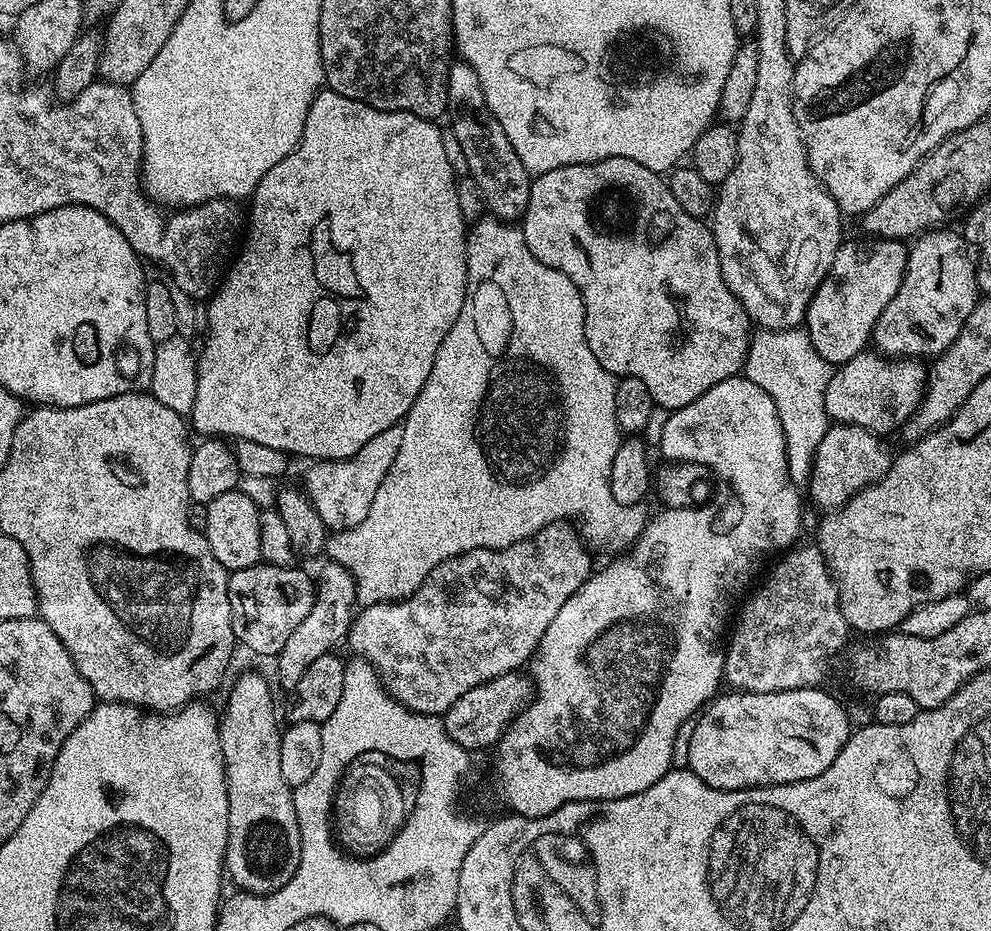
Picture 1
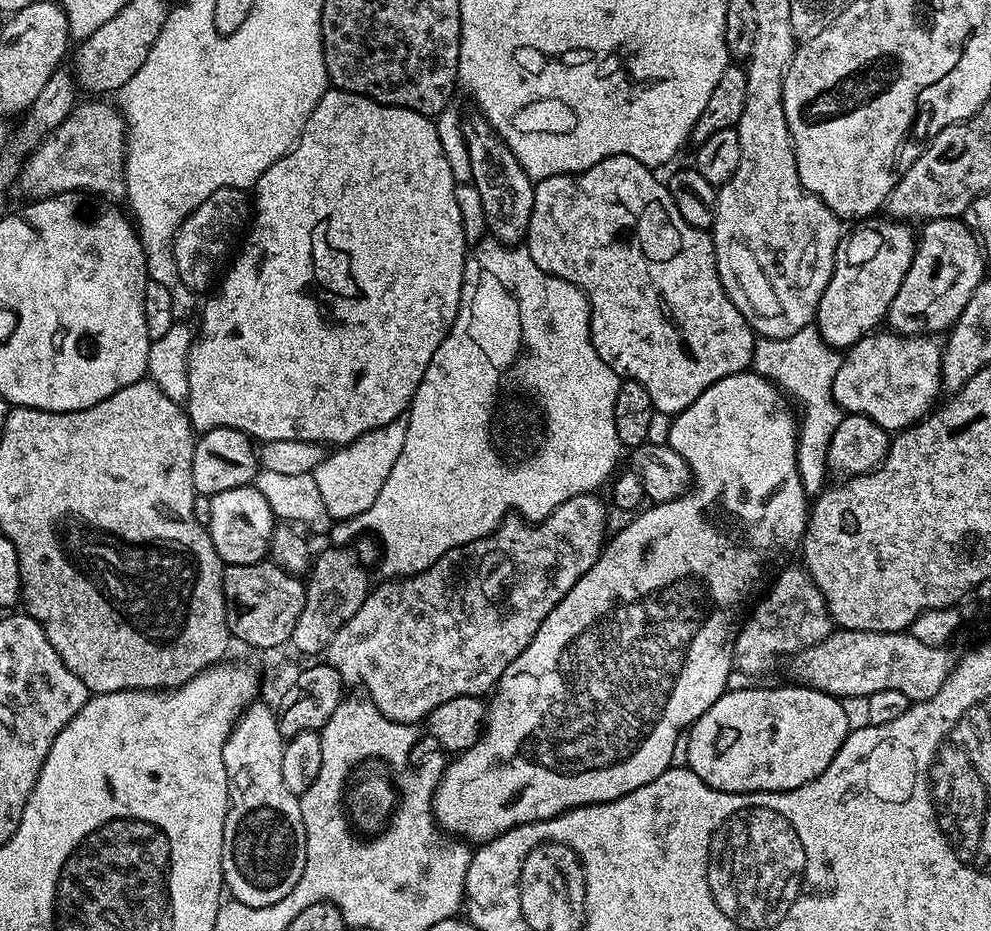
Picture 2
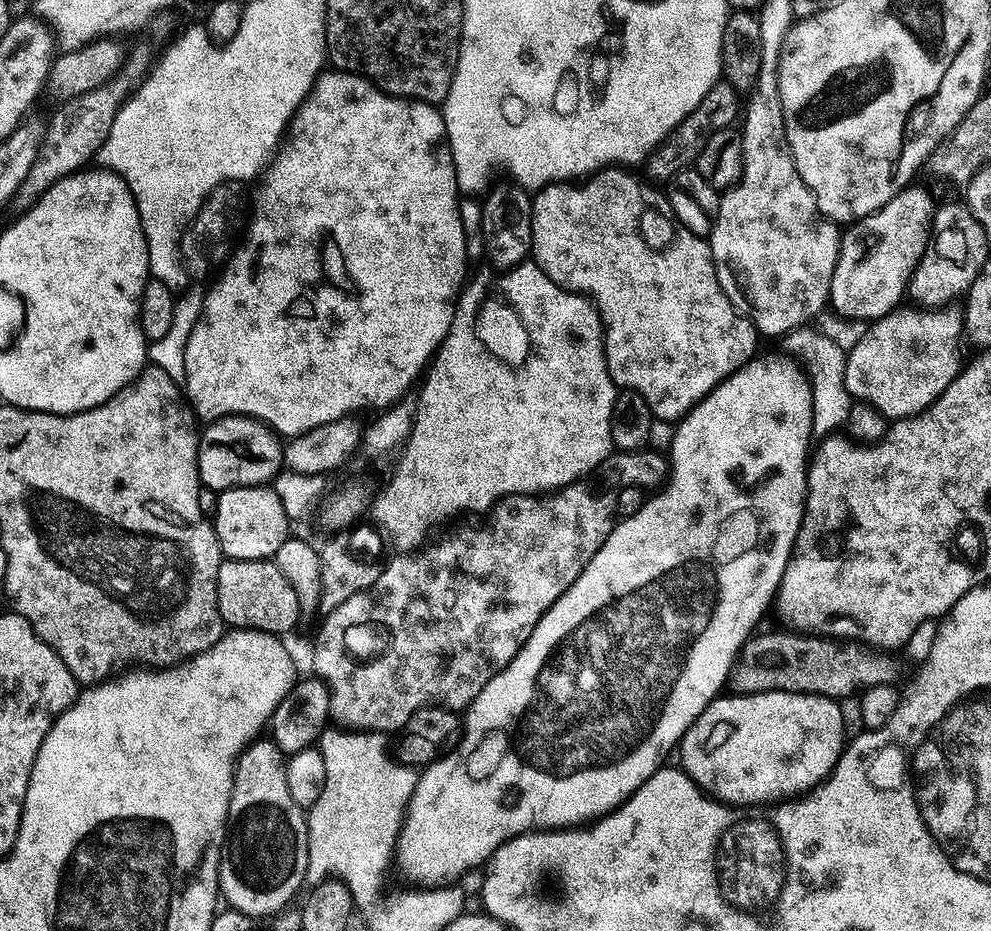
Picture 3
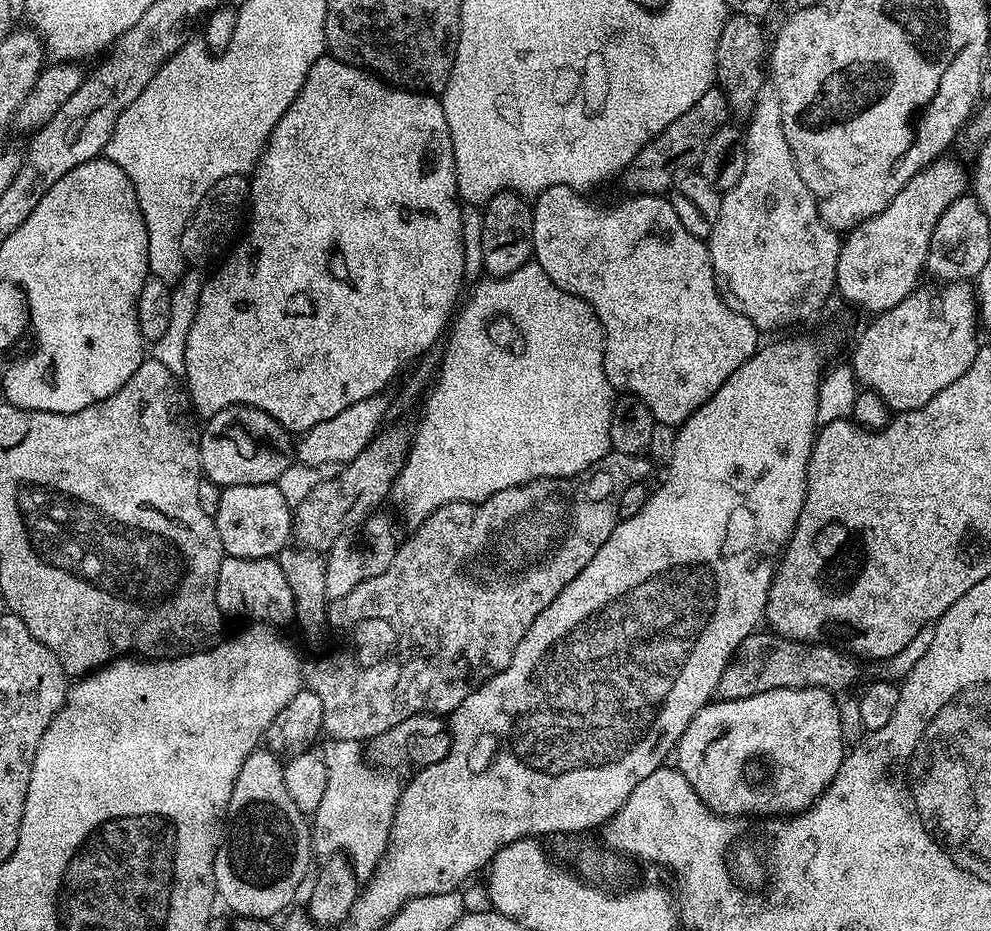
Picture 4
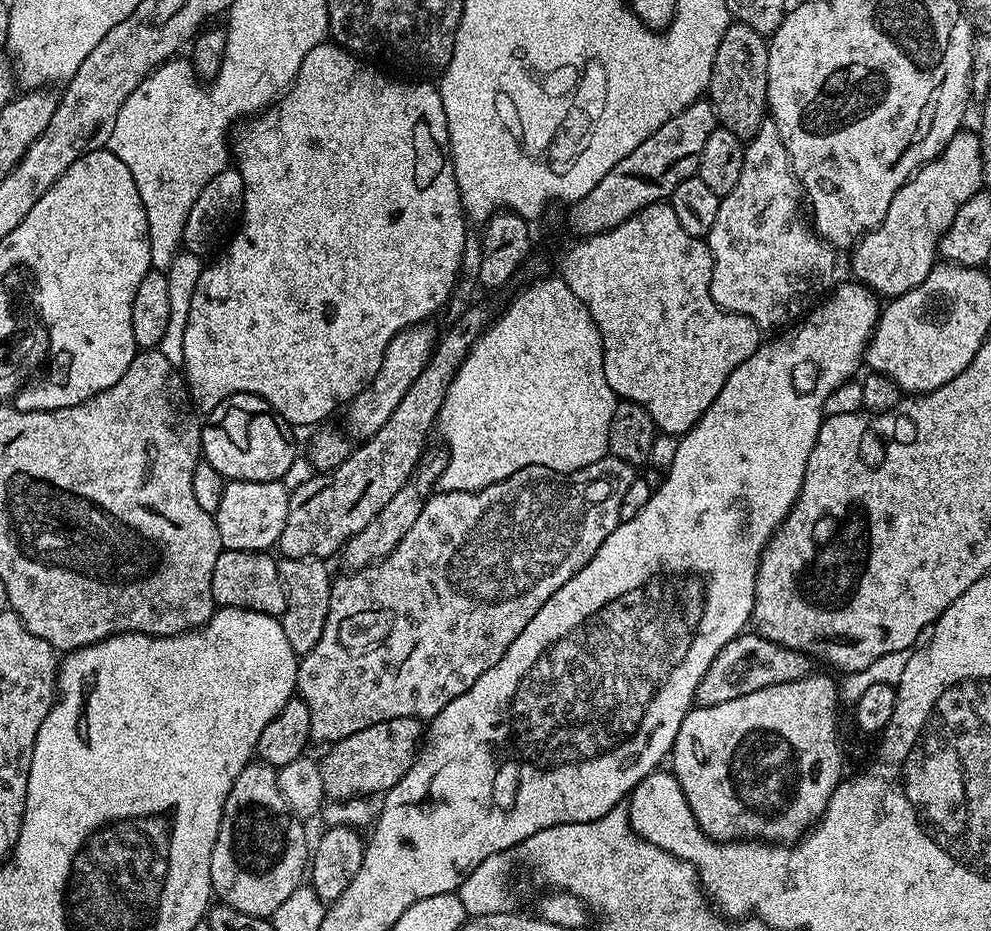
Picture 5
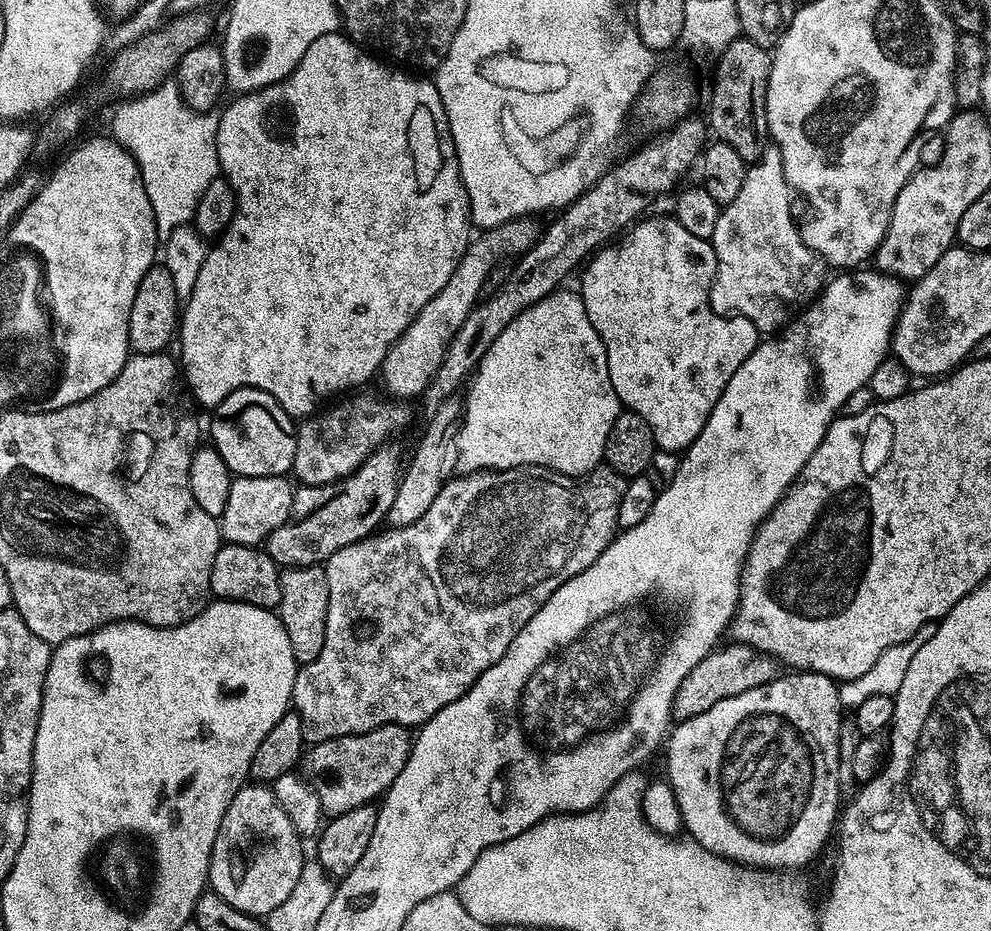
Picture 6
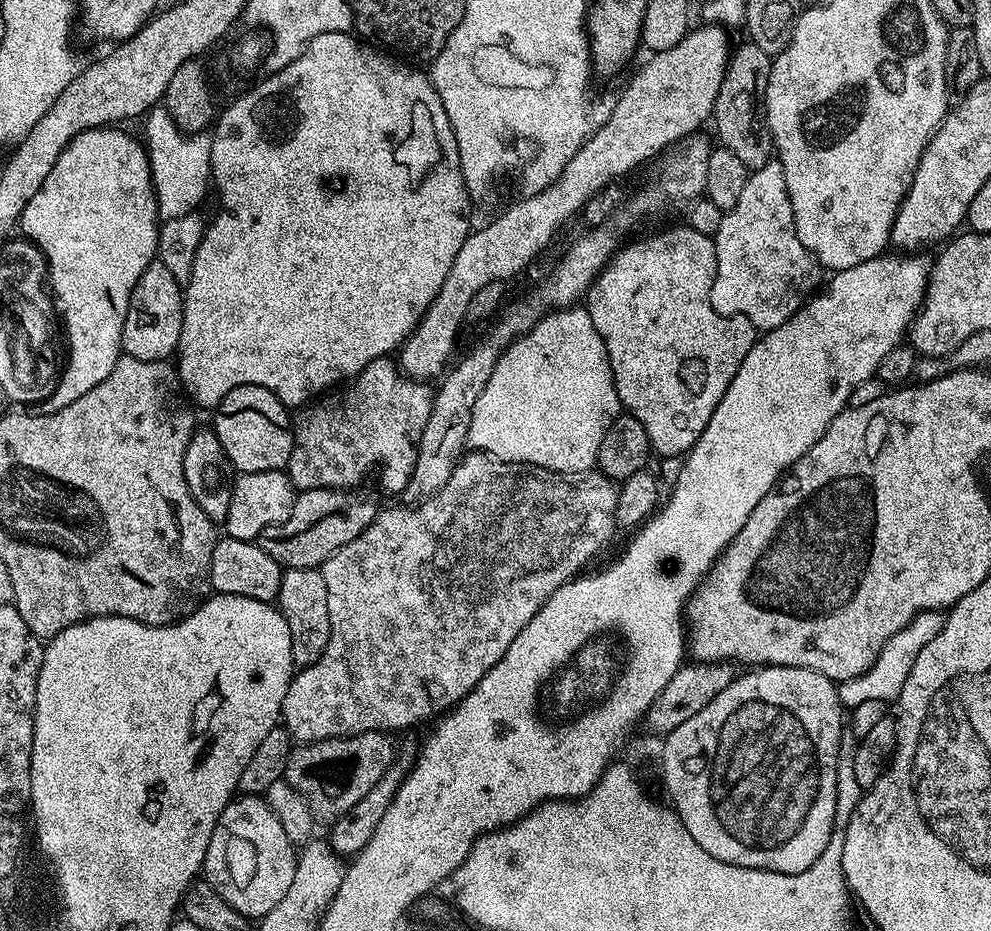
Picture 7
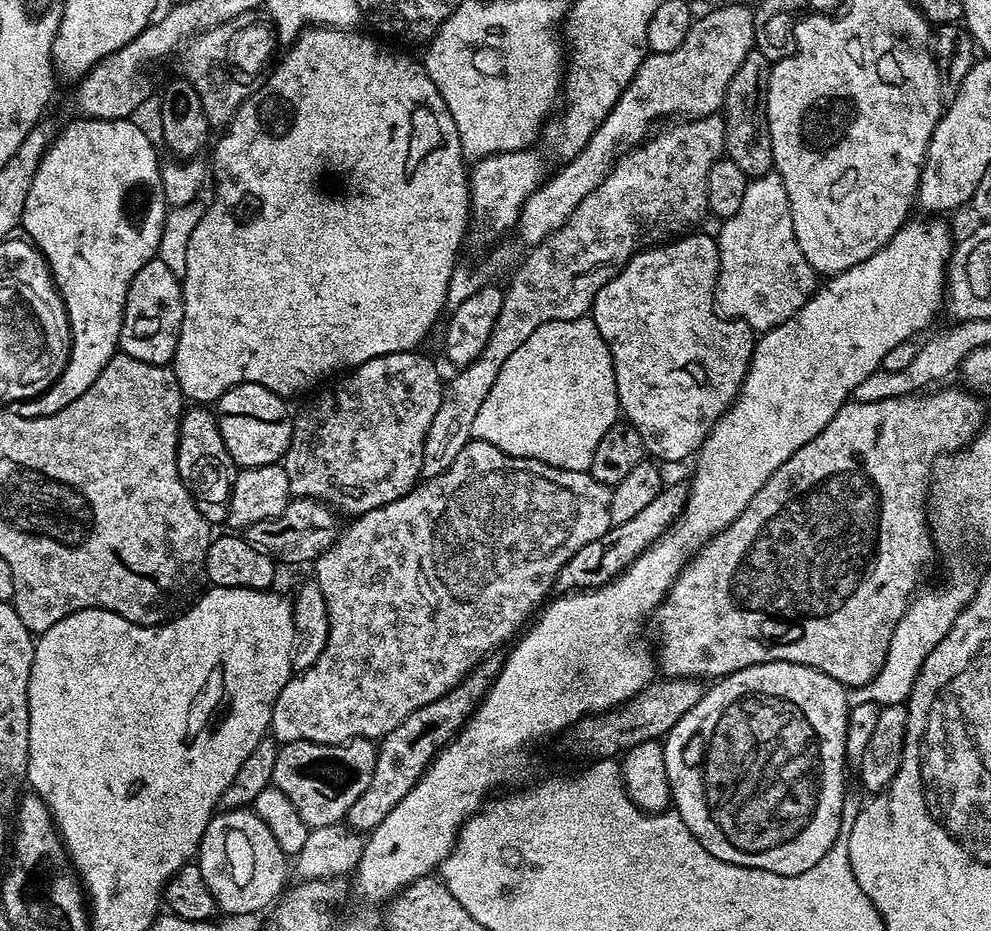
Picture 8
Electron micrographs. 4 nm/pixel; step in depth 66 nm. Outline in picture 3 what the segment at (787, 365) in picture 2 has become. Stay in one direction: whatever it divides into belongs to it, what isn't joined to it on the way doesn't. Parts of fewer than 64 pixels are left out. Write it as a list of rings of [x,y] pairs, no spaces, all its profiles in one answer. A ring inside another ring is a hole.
[[[797,330],[788,333],[788,348],[808,367],[806,379],[812,389],[812,434],[816,438],[825,438],[843,429],[848,423],[848,411],[854,403],[844,386],[847,355],[840,352],[840,344],[828,336],[815,336],[809,330]]]

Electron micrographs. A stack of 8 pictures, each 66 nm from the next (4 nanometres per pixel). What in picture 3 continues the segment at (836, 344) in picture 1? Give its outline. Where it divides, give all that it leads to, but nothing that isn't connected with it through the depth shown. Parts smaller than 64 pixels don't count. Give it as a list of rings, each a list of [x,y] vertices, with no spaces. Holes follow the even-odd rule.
[[[909,186],[890,198],[890,202],[886,202],[886,206],[882,206],[874,214],[845,227],[840,238],[840,253],[834,266],[834,278],[830,282],[830,308],[848,320],[865,320],[864,322],[880,320],[893,311],[899,305],[896,303],[905,299],[914,270],[922,254],[928,249],[933,215],[934,203],[932,204],[931,198],[922,189]]]

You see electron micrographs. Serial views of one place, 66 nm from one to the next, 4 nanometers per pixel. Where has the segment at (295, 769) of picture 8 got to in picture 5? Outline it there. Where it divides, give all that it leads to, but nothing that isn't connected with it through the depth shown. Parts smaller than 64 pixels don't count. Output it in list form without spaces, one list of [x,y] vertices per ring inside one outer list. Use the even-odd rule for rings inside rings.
[[[415,716],[410,718],[394,718],[386,722],[378,722],[374,726],[366,726],[366,730],[358,730],[358,734],[350,734],[346,738],[335,741],[324,757],[319,757],[320,773],[324,795],[329,801],[339,802],[363,797],[364,792],[389,792],[397,779],[414,766],[418,755],[416,743],[421,743],[426,728]]]

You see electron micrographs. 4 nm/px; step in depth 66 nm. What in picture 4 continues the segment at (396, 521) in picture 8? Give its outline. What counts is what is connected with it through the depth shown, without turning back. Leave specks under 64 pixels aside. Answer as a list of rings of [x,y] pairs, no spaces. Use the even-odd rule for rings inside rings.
[[[609,450],[596,465],[587,472],[580,472],[576,476],[563,478],[545,478],[542,480],[527,480],[524,484],[510,486],[508,490],[498,490],[490,498],[480,501],[478,504],[467,504],[459,500],[444,504],[428,513],[428,517],[415,525],[416,533],[408,541],[397,547],[394,558],[382,574],[362,582],[360,586],[354,586],[348,594],[340,600],[331,601],[326,617],[326,633],[332,639],[332,649],[316,656],[312,665],[306,668],[306,684],[312,691],[322,698],[322,722],[323,731],[334,740],[359,740],[371,741],[373,736],[393,728],[398,722],[410,718],[419,712],[434,712],[437,714],[450,714],[456,709],[468,695],[481,688],[494,674],[501,672],[514,658],[514,650],[518,642],[530,630],[534,618],[558,598],[558,594],[569,584],[578,578],[580,571],[598,554],[602,542],[610,538],[618,523],[618,502],[622,494],[631,484],[643,481],[643,476],[652,472],[652,464],[643,455],[631,456]]]

